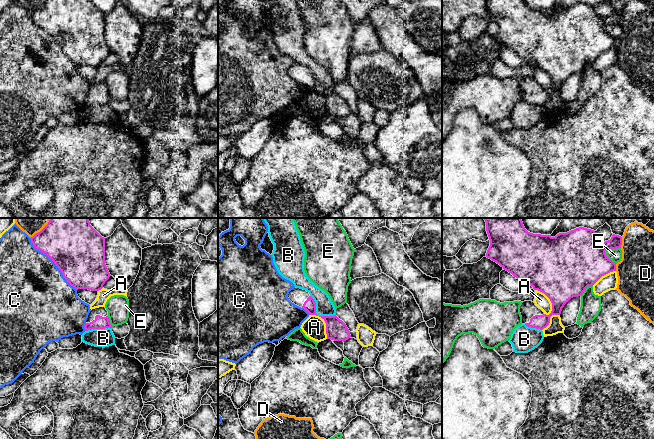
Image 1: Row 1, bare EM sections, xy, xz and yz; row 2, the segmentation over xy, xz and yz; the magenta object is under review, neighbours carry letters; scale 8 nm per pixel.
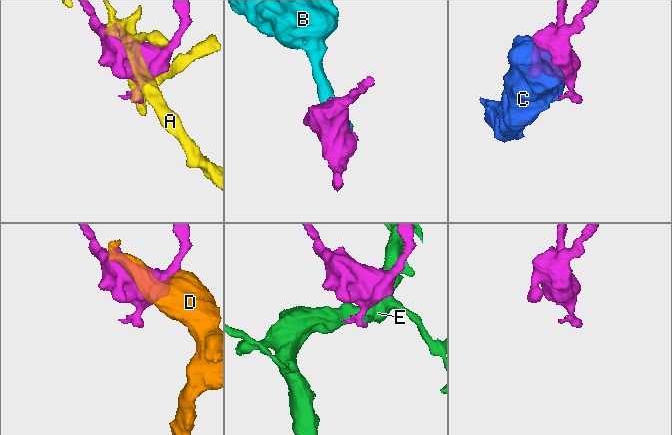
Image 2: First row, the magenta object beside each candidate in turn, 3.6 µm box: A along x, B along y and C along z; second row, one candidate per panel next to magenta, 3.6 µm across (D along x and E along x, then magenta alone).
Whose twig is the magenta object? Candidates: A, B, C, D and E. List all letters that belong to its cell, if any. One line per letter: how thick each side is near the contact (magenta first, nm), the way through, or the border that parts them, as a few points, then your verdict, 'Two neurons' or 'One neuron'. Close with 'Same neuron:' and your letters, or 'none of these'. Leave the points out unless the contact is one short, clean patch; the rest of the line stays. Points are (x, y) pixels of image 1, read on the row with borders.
A: Thickness 460 nm (magenta) against 110 nm. Two neurons
B: Thickness 100 nm (magenta) against 140 nm. Boundary: xz (310, 295), (315, 303), (315, 312), (318, 315), (335, 315). Two neurons
C: Thickness 420 nm (magenta) against 500 nm. Two neurons
D: Thickness 200 nm (magenta) against 280 nm. Two neurons
E: Thickness 460 nm (magenta) against 100 nm. Two neurons
Same neuron: none of these

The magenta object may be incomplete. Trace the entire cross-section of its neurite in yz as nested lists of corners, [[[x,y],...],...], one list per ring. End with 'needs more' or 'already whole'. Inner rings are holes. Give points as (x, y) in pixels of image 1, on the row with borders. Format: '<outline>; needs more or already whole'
[[[484,218],[484,220],[490,240],[486,257],[499,264],[521,282],[527,283],[534,290],[544,293],[552,303],[552,311],[549,315],[546,315],[534,302],[524,301],[520,306],[520,313],[522,324],[528,327],[543,330],[549,325],[550,317],[552,315],[560,315],[562,308],[571,298],[581,296],[588,286],[593,286],[602,276],[616,271],[616,263],[606,256],[605,251],[621,247],[622,237],[619,235],[613,234],[610,240],[603,242],[596,238],[594,230],[579,227],[552,237],[551,235],[528,232],[521,218]]]; needs more

